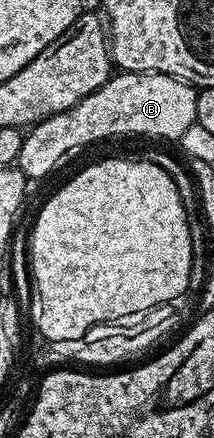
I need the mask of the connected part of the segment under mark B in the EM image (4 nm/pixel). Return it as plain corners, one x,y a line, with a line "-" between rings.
124,71
112,74
107,83
101,85
101,89
89,93
89,97
81,100
76,107
70,107
67,111
51,115
47,119
40,119
24,134
21,153
17,160
19,171
28,181
43,179
46,175
54,173
55,166
70,151
75,151
78,147
87,147
98,139
111,139
114,135
152,135
155,139
182,140
185,129
196,123
196,94
196,88
188,80
178,79
175,75
162,75
156,71

